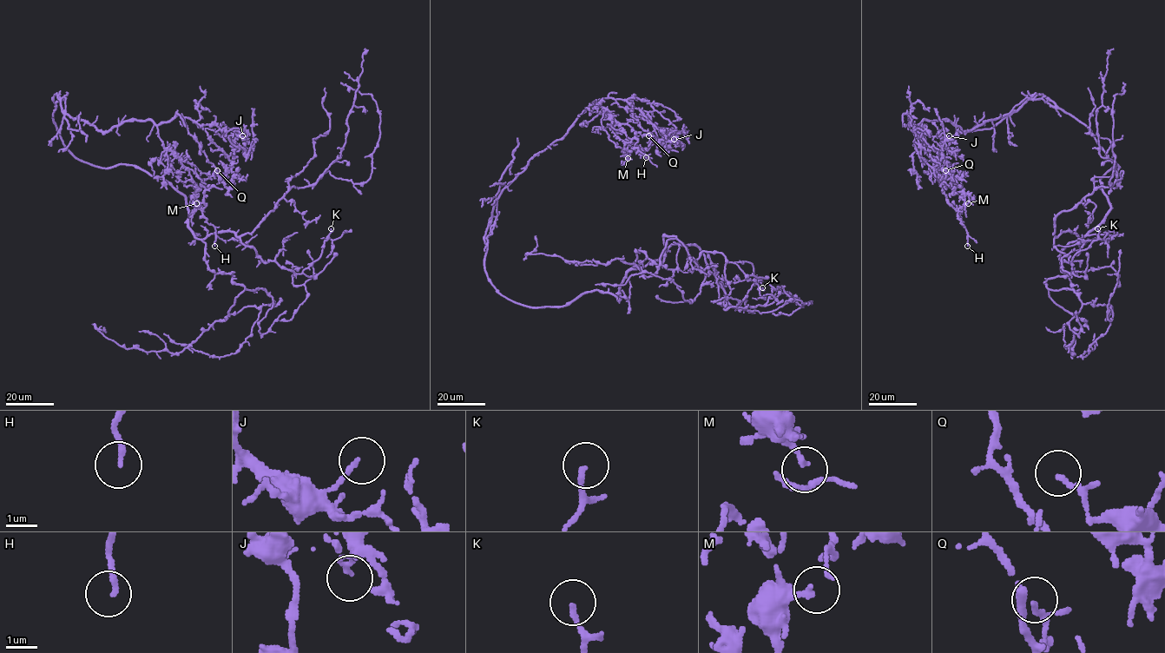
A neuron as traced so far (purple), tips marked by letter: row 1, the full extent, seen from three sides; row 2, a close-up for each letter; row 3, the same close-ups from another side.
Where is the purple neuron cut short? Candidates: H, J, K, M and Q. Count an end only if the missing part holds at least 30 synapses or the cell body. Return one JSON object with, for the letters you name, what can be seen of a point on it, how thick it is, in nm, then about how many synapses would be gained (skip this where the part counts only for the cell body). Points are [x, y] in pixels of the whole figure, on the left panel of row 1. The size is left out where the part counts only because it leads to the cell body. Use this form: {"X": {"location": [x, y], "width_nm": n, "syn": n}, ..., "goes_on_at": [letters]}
{"goes_on_at": []}

